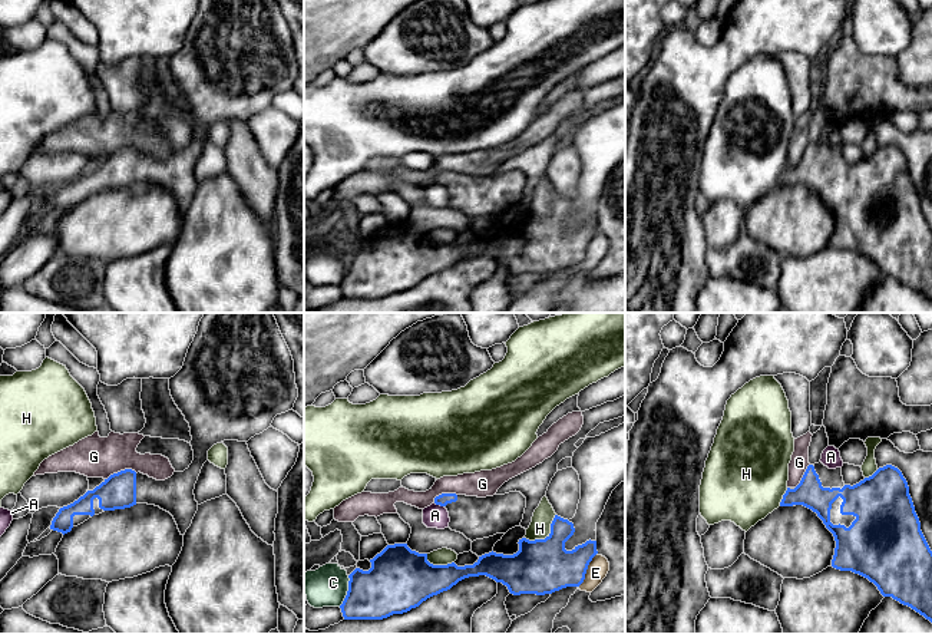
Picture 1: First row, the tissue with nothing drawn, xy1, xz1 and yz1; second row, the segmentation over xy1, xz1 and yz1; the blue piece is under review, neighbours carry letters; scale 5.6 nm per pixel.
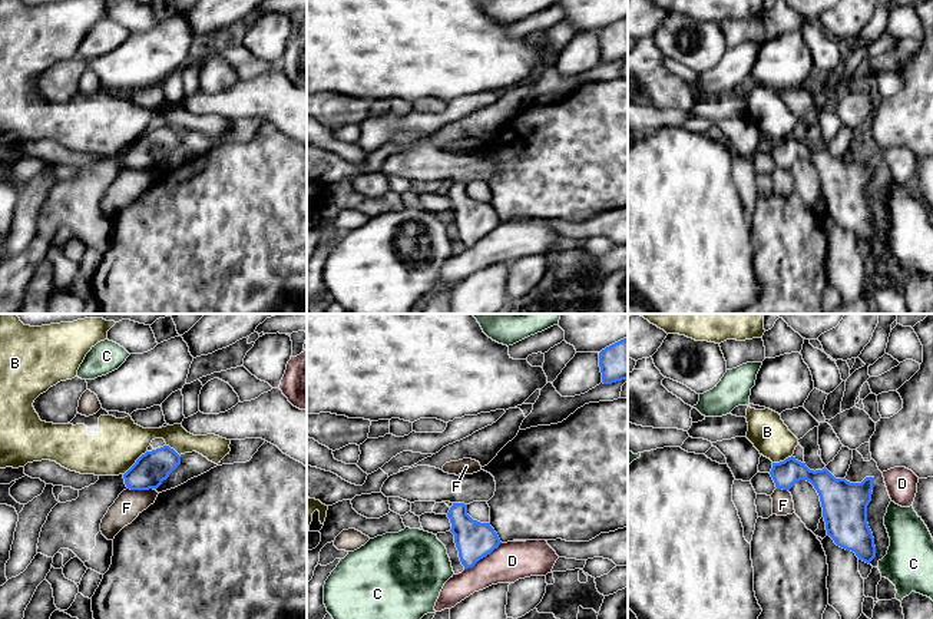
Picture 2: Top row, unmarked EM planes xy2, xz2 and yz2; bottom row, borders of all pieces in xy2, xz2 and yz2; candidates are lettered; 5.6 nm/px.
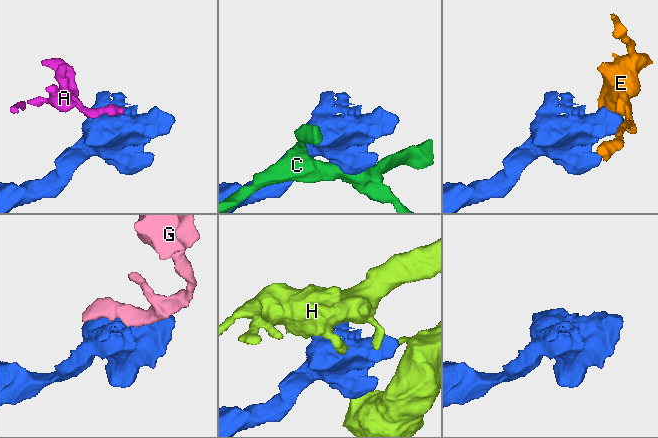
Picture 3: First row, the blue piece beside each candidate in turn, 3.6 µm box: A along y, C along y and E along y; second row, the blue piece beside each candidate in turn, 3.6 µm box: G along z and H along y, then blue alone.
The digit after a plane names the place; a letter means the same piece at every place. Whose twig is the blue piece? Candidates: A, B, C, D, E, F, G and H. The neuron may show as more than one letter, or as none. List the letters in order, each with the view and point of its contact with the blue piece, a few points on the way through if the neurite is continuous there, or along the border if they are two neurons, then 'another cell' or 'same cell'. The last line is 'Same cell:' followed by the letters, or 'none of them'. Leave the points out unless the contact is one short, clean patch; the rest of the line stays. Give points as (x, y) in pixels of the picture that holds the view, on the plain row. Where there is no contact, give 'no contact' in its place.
A: xz1 (439, 182) | another cell
B: xy2 (135, 142) | another cell
C: xz1 (347, 270) | another cell
D: xz2 (483, 235) | along xz2 (500, 221), (489, 232), (465, 248) | another cell
E: xz1 (587, 247) | along xz1 (597, 231), (588, 244), (585, 257), (578, 264) | another cell
F: xy2 (141, 168) | another cell
G: xy1 (121, 149) | along xy1 (136, 151), (121, 148), (105, 158) | another cell
H: xz1 (547, 215) | another cell
Same cell: none of them

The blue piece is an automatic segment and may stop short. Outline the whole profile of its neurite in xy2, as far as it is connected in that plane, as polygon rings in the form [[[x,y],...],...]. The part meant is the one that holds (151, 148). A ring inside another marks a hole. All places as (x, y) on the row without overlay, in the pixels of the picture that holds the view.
[[[169,125],[146,130],[123,153],[125,163],[130,169],[158,168],[179,143],[181,135]]]

